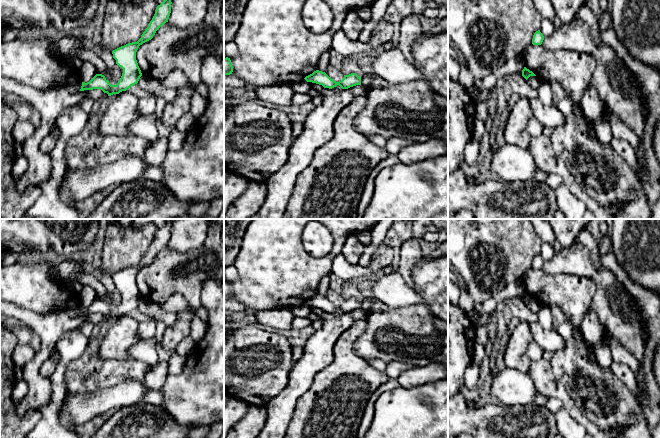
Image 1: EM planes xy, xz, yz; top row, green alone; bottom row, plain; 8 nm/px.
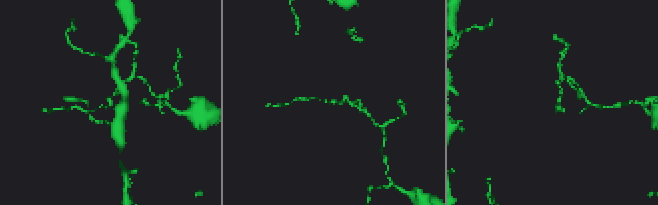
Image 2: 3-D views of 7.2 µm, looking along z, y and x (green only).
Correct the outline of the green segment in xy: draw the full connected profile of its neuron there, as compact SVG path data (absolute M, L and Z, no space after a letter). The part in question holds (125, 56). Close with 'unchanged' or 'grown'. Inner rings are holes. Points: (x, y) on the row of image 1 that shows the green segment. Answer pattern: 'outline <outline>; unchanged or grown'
outline M164 0L157 6L152 20L137 42L128 43L112 51L116 64L123 69L122 76L116 85L111 85L104 75L96 74L89 82L82 82L80 91L101 89L111 96L137 84L142 73L136 60L136 52L140 45L151 40L156 31L168 22L171 4L171 0Z; unchanged

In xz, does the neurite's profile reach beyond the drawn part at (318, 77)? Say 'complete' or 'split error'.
complete

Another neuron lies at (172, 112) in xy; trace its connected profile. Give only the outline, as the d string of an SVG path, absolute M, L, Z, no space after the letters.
M184 86L177 90L177 96L174 101L166 104L162 123L166 126L175 126L181 116L190 111L190 101L195 90L191 86Z

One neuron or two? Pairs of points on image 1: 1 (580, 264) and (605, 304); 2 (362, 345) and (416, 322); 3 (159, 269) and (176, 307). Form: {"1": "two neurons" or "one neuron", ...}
{"1": "one neuron", "2": "one neuron", "3": "two neurons"}

